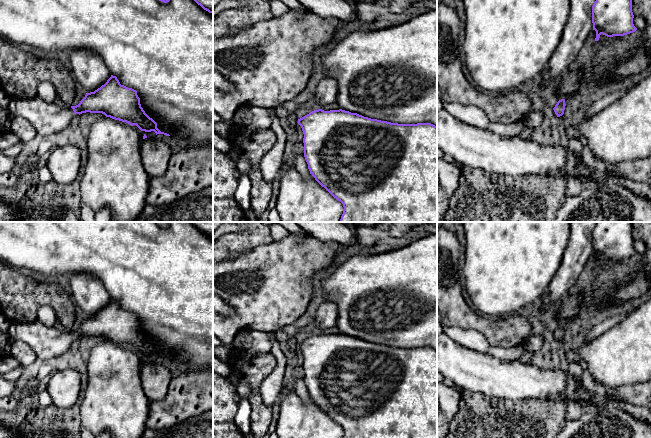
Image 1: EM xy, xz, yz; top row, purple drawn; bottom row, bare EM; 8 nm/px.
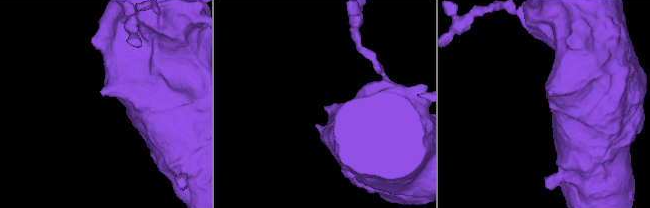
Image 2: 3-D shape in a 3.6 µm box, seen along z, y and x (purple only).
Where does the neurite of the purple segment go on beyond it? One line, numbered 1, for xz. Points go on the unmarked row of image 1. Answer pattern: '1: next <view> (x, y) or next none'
1: next none

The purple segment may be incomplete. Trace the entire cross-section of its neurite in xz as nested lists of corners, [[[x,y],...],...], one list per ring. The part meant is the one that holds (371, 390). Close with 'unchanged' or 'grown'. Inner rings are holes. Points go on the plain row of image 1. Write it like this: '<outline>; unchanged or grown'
[[[342,333],[314,334],[298,343],[304,362],[304,381],[310,398],[343,428],[343,438],[437,438],[437,350],[431,347],[398,348],[364,341]]]; unchanged

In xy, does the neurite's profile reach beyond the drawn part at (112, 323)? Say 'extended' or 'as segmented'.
extended

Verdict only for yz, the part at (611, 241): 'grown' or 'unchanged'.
unchanged

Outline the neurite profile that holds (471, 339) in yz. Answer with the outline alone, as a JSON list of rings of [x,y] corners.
[[[444,326],[443,333],[457,344],[480,353],[487,353],[490,347],[488,340],[476,330],[465,330],[458,327]]]

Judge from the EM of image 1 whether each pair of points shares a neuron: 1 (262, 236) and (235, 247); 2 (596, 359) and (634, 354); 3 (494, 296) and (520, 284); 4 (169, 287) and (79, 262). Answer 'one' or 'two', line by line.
1: one
2: one
3: one
4: one

